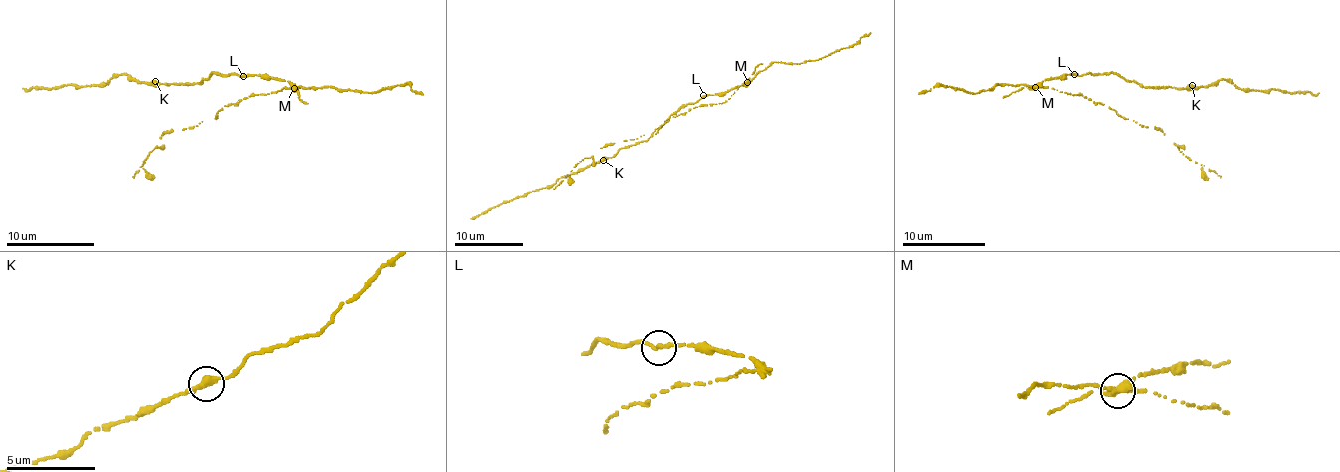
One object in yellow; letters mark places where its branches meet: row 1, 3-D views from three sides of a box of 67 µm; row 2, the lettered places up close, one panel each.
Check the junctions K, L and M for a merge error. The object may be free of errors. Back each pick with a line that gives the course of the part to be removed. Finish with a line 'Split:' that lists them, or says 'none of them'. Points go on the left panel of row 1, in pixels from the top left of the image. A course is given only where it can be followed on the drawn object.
M: foreign part runs (293, 89), (250, 95), (224, 105), (198, 126), (165, 131), (133, 177)
Split: M

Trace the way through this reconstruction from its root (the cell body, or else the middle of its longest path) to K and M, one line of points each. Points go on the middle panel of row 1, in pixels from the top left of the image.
K: (704, 97), (695, 103), (683, 104), (644, 141), (622, 147), (603, 160)
M: (704, 97), (724, 94), (746, 82)

